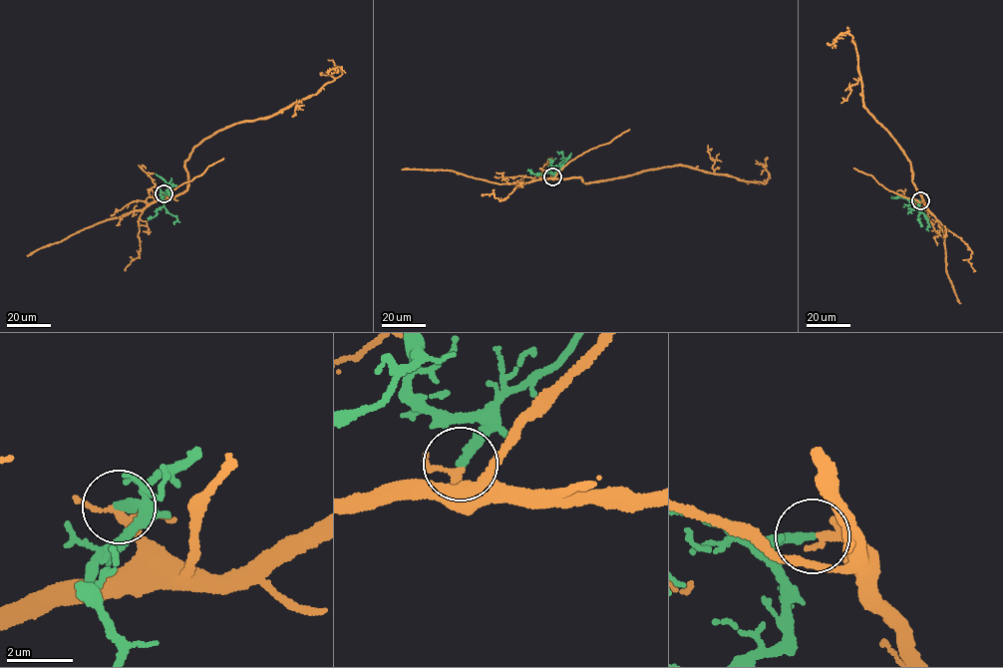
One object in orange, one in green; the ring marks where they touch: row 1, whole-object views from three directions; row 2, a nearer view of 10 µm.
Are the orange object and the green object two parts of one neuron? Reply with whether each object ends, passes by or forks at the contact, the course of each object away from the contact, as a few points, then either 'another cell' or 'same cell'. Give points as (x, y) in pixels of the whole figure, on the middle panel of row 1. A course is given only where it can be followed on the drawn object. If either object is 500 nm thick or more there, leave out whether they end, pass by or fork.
orange forks; green ends; course orange (552, 176), (580, 176), (587, 183), (683, 165), (765, 183), (768, 177), (765, 166), (768, 159); course green (552, 176), (554, 173), (548, 167), (555, 166), (550, 165); same cell

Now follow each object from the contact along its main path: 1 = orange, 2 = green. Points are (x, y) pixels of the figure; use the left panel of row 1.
1: (164, 193), (184, 192), (184, 163), (206, 139), (314, 95), (341, 75), (338, 69)
2: (164, 193), (166, 209), (176, 217), (173, 223)

